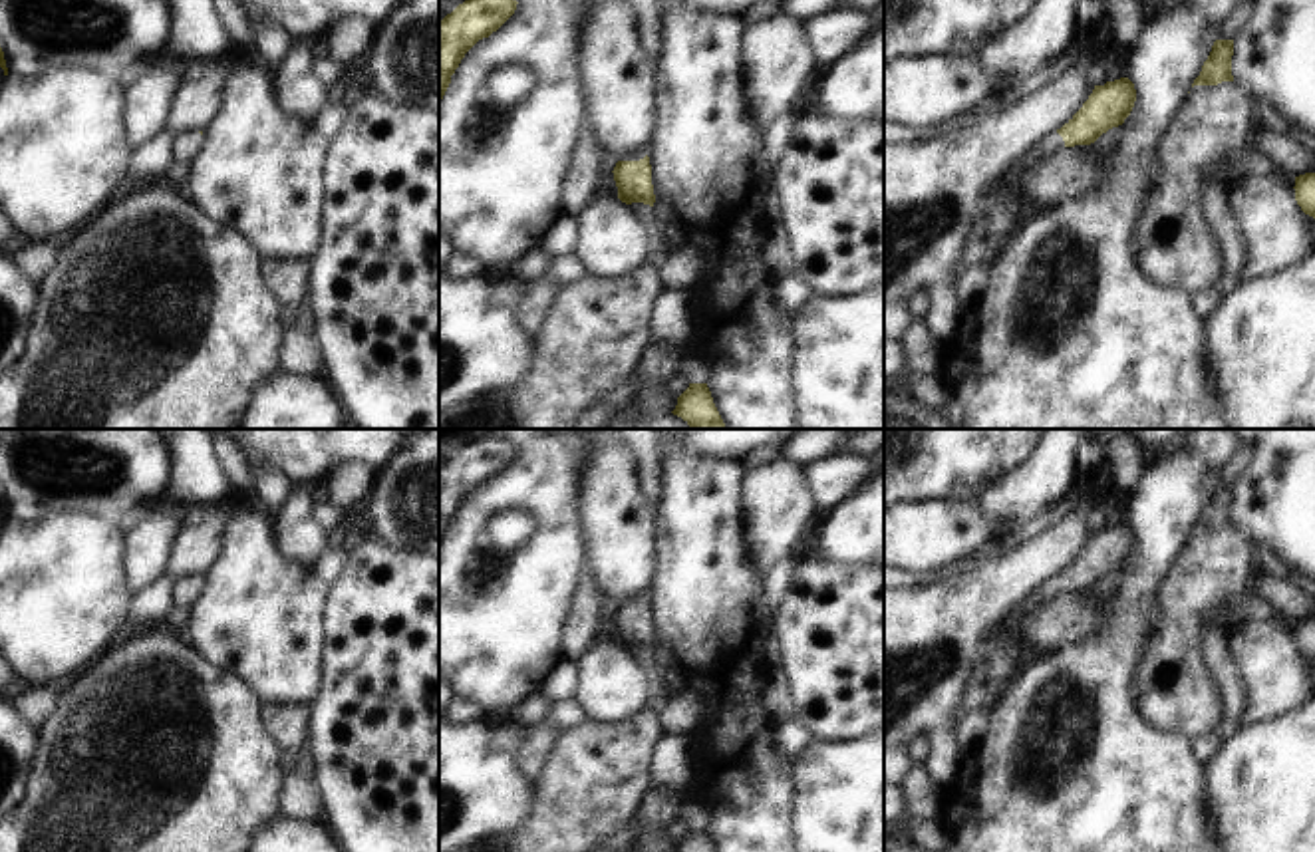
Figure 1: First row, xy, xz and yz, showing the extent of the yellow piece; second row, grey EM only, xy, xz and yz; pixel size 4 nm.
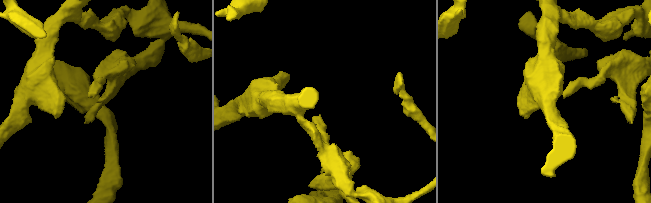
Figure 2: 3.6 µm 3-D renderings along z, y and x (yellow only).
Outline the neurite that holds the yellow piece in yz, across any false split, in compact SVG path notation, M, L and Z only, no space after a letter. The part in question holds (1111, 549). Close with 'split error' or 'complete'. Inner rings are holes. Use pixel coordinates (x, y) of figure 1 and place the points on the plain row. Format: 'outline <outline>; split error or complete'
outline M1128 522L1095 530L1083 552L1053 580L1037 592L1039 602L1047 602L1061 592L1091 590L1102 578L1124 568L1136 546L1134 528Z; split error

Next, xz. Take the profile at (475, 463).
outline M495 433L465 445L439 467L439 548L465 498L497 477L514 459L516 449Z; complete

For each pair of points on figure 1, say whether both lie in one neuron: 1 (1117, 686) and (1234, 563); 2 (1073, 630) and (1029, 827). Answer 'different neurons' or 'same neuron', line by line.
1: different neurons
2: different neurons

